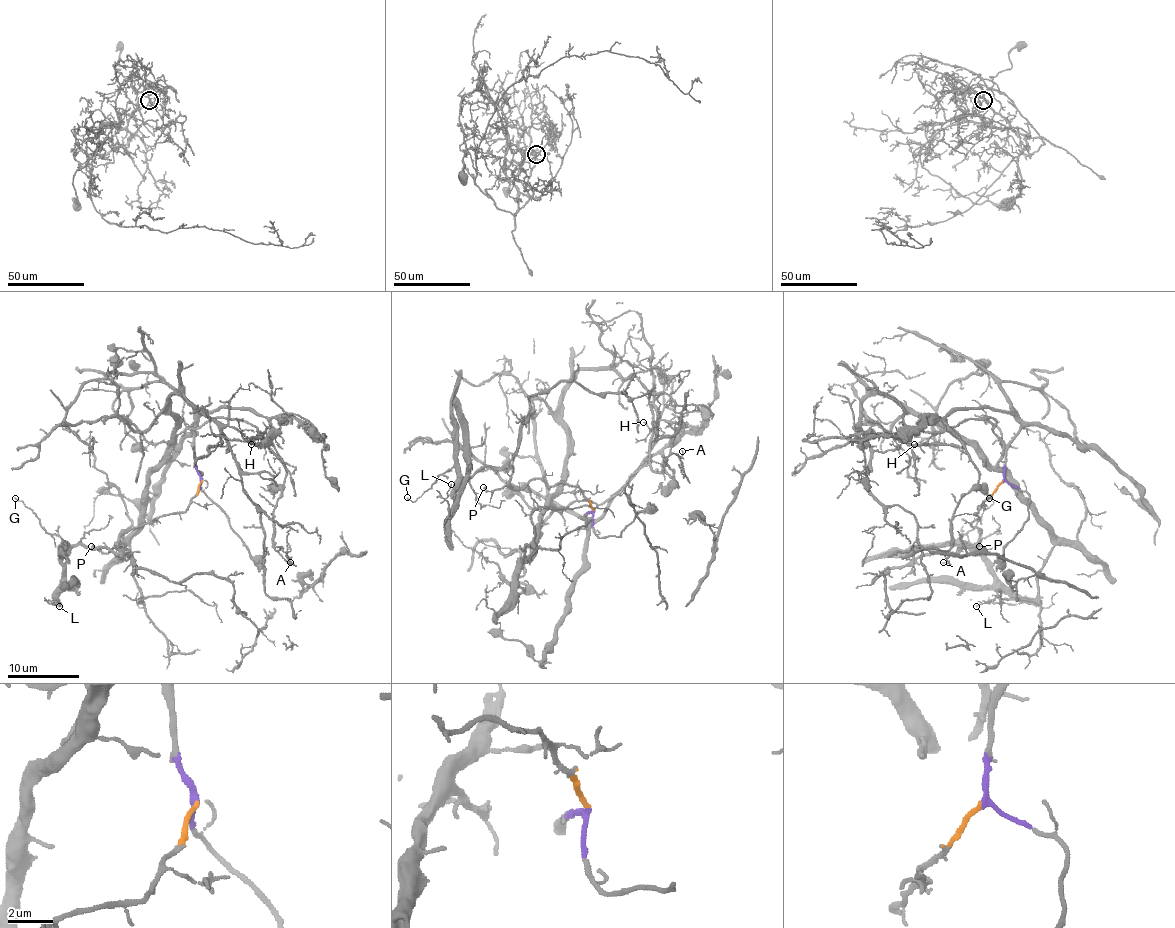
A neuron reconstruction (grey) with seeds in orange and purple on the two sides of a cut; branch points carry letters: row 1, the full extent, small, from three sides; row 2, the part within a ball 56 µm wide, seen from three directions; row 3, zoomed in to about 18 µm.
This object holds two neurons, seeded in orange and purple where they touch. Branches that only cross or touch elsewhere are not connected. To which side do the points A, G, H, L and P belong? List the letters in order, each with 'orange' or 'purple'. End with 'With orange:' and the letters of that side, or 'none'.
A: purple
G: orange
H: purple
L: orange
P: orange
With orange: G, L, P

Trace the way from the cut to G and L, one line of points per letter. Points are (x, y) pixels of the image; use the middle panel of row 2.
G: (594, 509), (576, 486), (535, 479), (513, 488), (504, 468), (481, 466), (470, 477), (443, 472), (407, 497)
L: (594, 509), (576, 486), (535, 479), (513, 488), (504, 468), (481, 466), (454, 491), (447, 526), (450, 484)

